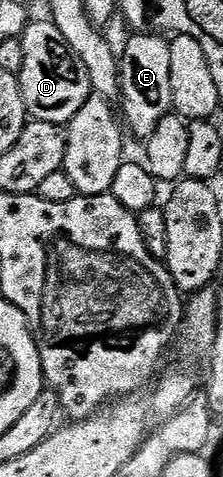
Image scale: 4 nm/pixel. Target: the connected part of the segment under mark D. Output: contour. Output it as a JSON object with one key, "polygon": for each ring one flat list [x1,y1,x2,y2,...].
{"polygon":[[30,20,19,39,23,43,23,67,19,76,26,114,35,121,68,126,75,111,79,111,79,107,94,96,87,67,83,67,83,63,73,54,67,39,63,39,59,27,55,27,52,20]]}

